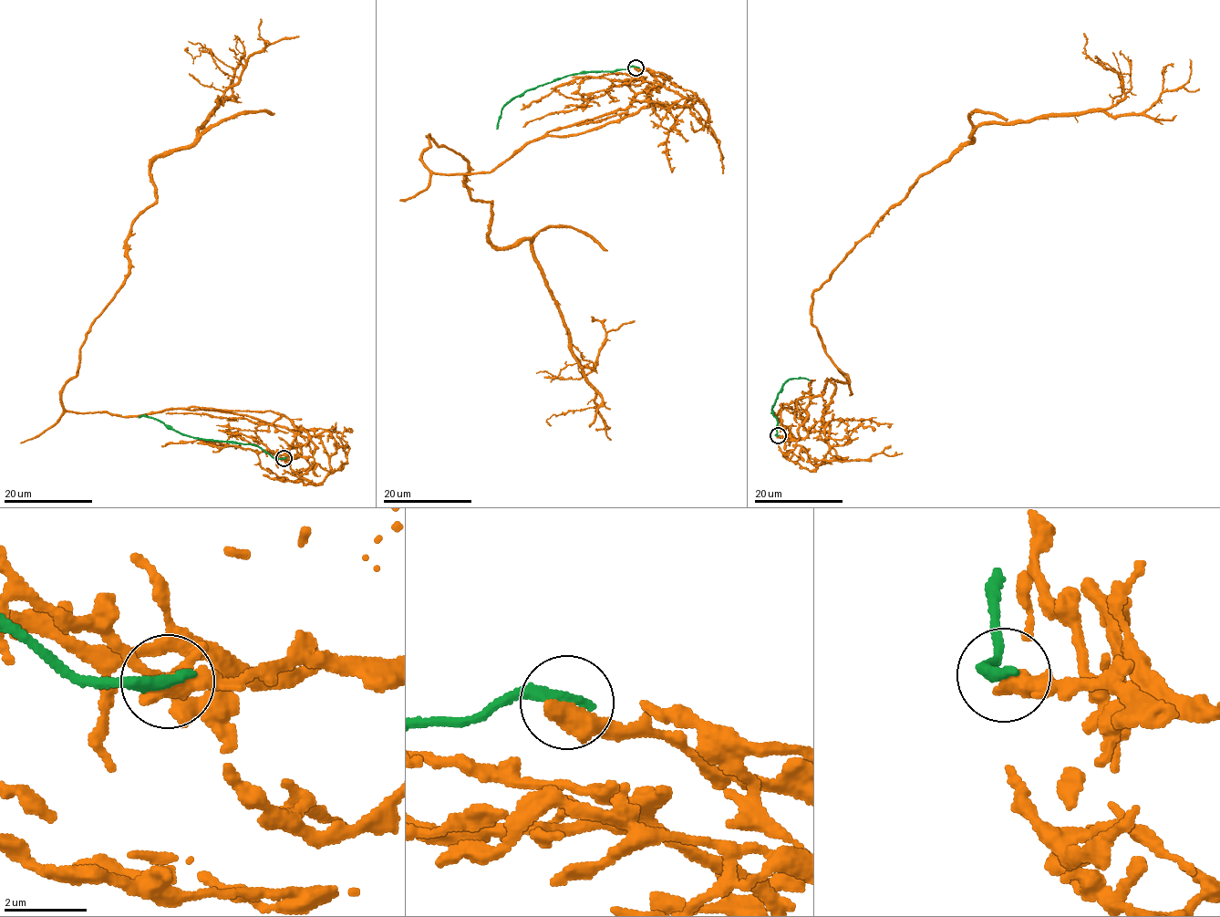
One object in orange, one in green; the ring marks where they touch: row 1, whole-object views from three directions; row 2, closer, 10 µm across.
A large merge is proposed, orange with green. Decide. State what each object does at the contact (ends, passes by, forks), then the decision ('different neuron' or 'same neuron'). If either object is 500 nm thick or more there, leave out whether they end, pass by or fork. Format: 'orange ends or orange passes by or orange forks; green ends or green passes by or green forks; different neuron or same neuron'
different neuron

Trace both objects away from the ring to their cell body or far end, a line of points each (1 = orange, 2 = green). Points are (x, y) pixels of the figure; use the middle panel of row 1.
1: (636, 67), (668, 78), (490, 171), (430, 170), (426, 136), (494, 245), (532, 244), (597, 403), (552, 425)
2: (636, 67), (567, 75), (525, 90), (506, 104), (497, 129)

